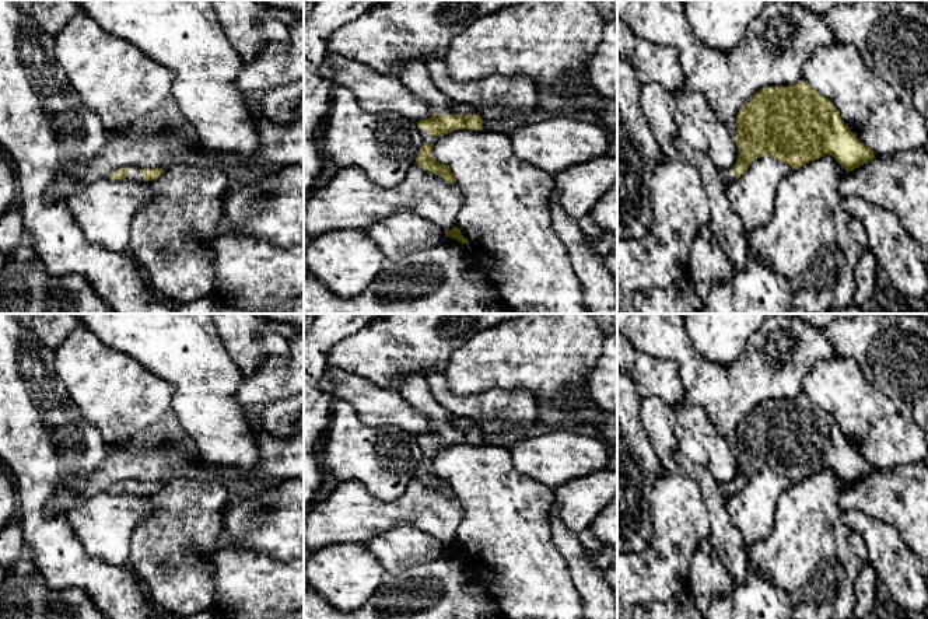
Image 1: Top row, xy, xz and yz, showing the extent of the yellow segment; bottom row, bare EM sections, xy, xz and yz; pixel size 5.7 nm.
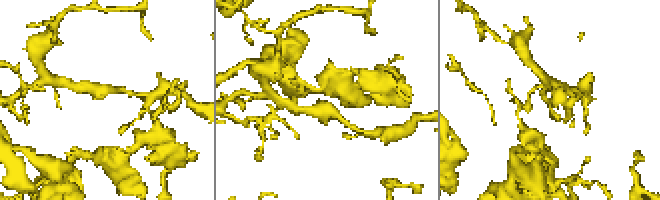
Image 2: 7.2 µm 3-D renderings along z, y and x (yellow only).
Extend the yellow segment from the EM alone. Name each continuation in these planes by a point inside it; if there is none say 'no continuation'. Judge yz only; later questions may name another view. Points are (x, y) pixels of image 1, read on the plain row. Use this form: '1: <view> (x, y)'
1: yz (727, 490)

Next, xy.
1: xy (133, 489)

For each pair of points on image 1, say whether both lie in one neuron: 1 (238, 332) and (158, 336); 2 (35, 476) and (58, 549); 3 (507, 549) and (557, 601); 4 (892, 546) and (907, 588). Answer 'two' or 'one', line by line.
1: two
2: one
3: one
4: one

